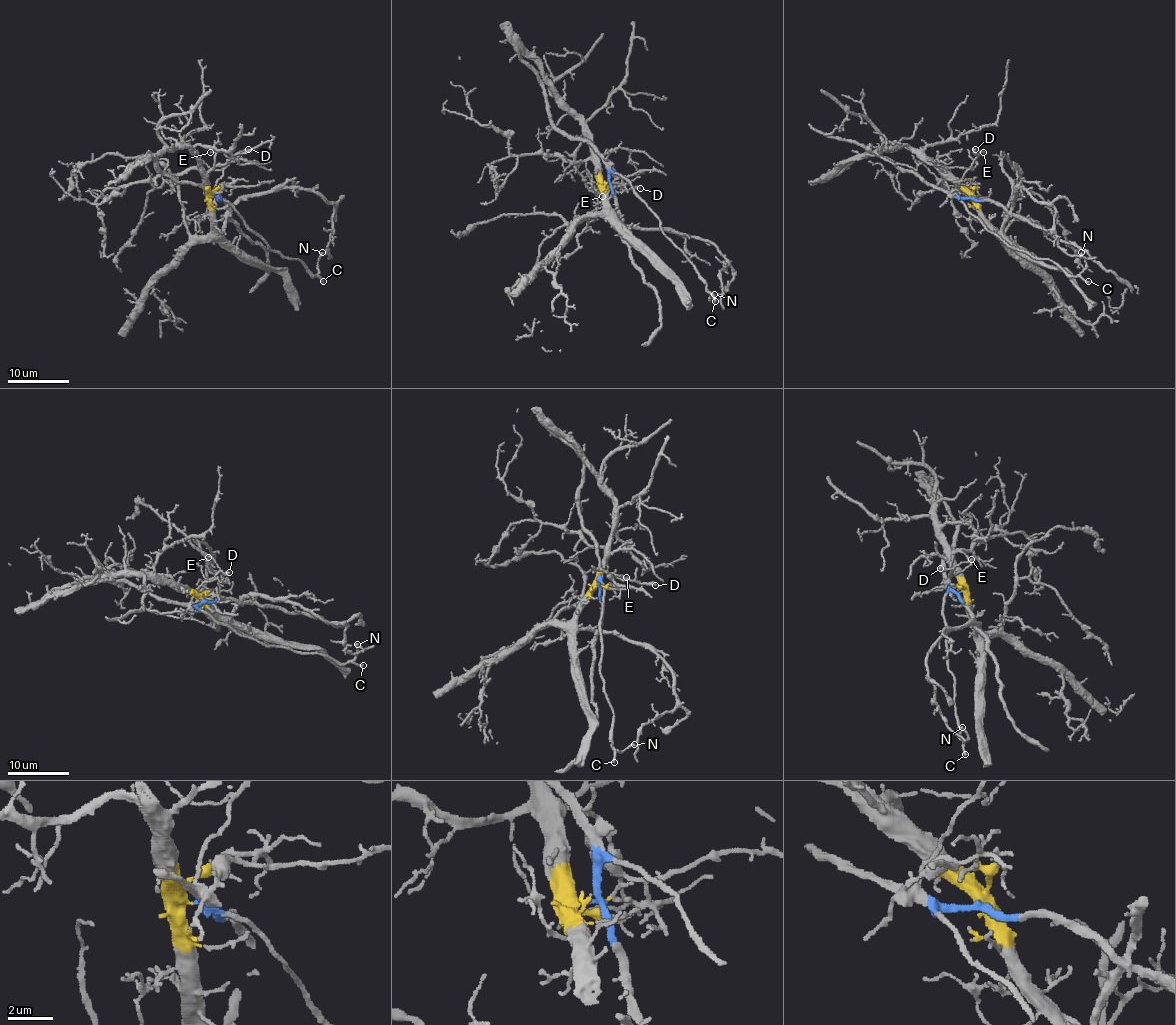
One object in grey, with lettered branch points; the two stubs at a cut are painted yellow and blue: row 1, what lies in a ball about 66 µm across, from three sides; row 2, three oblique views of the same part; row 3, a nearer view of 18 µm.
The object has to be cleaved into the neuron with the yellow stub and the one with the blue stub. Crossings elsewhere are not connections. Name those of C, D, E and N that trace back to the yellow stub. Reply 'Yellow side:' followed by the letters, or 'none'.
Yellow side: none

